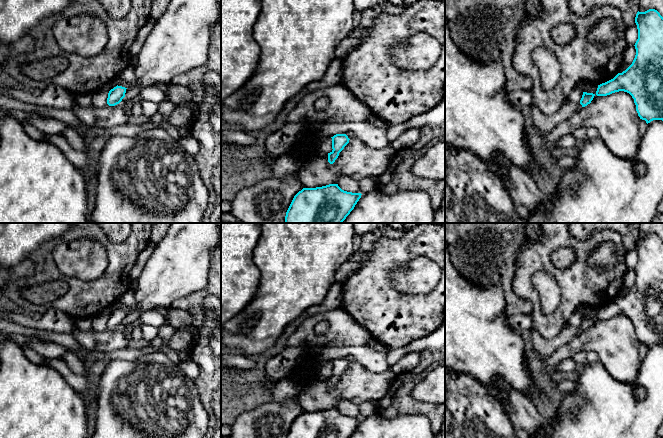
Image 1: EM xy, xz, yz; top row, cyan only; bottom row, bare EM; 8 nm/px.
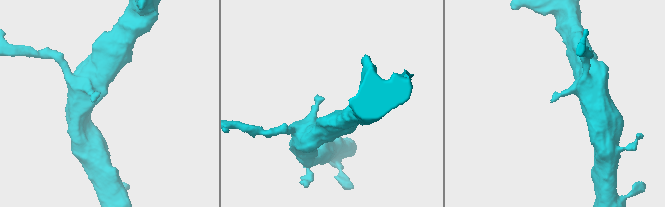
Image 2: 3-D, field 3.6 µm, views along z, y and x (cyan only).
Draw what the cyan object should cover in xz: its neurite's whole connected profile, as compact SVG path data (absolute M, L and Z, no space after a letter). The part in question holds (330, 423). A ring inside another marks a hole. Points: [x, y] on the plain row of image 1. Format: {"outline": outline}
{"outline": "M338 408L303 412L294 420L286 438L350 438L361 419L344 415Z"}

